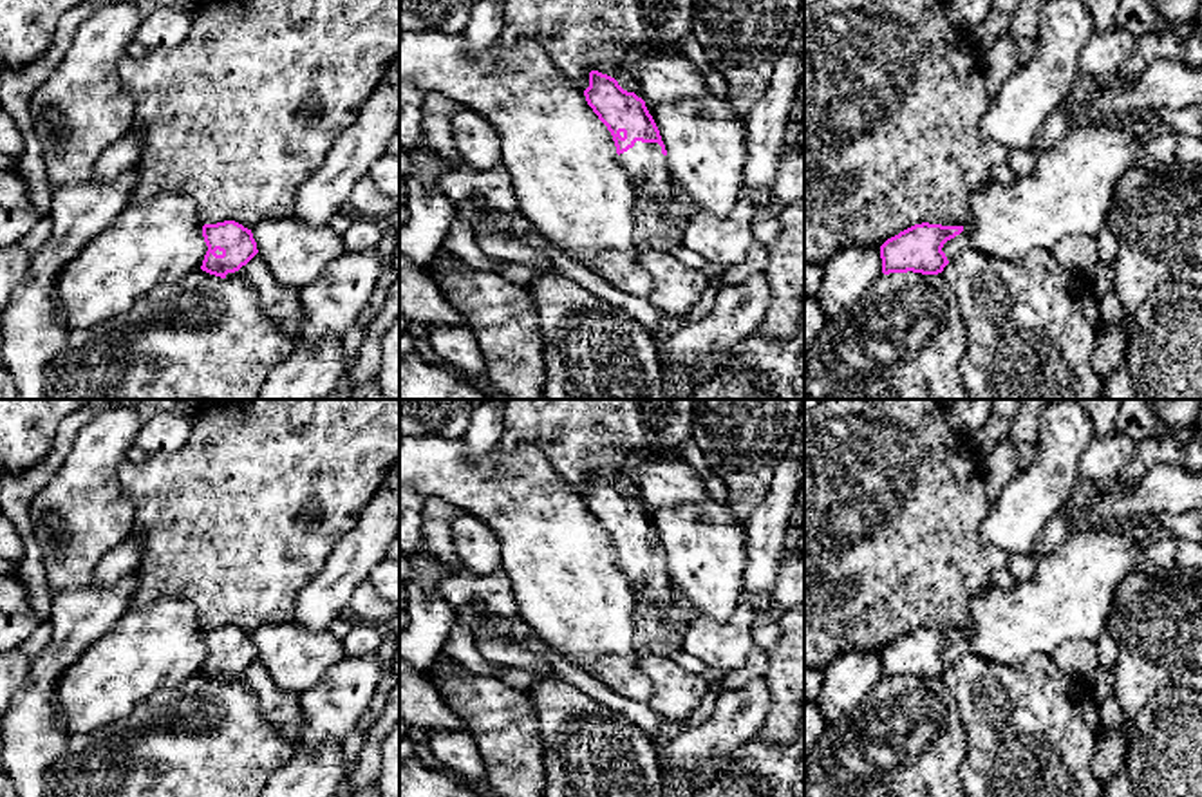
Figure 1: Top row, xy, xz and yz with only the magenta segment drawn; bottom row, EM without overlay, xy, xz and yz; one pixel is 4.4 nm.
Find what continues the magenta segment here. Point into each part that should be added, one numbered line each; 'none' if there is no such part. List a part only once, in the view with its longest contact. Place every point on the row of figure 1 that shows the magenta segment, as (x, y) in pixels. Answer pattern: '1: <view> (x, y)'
1: xz (644, 161)

